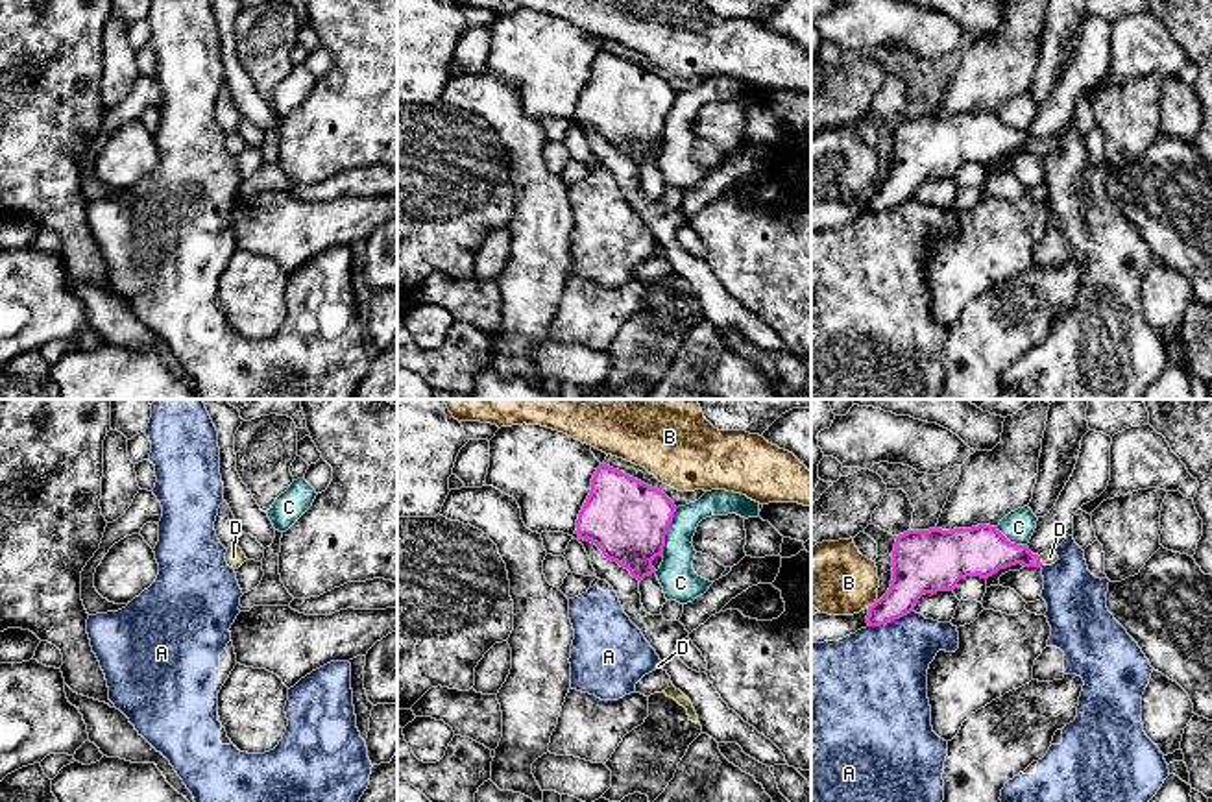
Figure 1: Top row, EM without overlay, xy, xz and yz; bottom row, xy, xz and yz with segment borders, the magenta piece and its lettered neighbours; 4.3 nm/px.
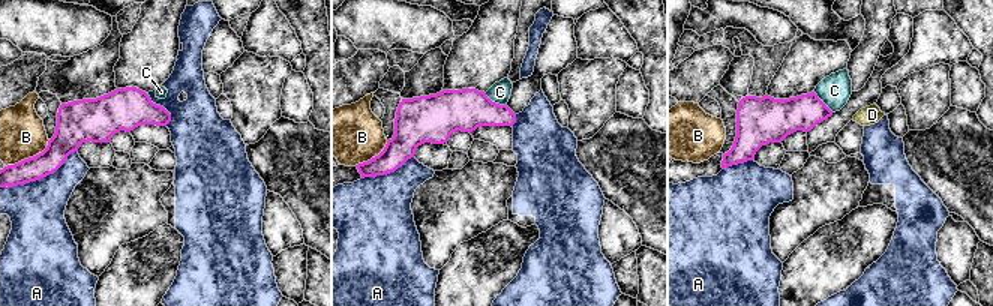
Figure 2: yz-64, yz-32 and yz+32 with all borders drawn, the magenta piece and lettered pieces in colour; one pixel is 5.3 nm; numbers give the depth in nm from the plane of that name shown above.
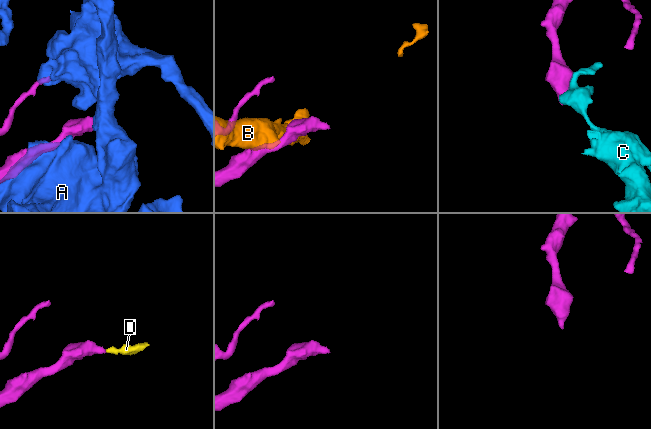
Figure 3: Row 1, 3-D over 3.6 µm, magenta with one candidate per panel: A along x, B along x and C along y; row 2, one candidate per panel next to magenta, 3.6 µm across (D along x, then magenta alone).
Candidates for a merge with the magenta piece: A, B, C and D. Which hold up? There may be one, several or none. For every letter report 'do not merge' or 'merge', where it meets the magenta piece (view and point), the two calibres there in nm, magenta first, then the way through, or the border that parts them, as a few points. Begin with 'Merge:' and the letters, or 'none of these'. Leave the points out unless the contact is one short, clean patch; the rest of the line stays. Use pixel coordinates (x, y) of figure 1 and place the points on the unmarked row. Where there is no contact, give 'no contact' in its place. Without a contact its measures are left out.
Merge: D
A: do not merge; meets magenta in yz at (891, 206); 220 nm thick on the magenta side, 420 nm on the other
B: do not merge; meets magenta in yz at (872, 191); 220 nm thick on the magenta side, 300 nm on the other; border along yz (876, 187), (867, 193)
C: do not merge; meets magenta in xz at (666, 117); 360 nm thick on the magenta side, 160 nm on the other
D: merge; meets magenta in yz at (1039, 146); 220 nm thick on the magenta side, 60 nm on the other; runs through yz (983, 135), (1039, 146), (1050, 143)

